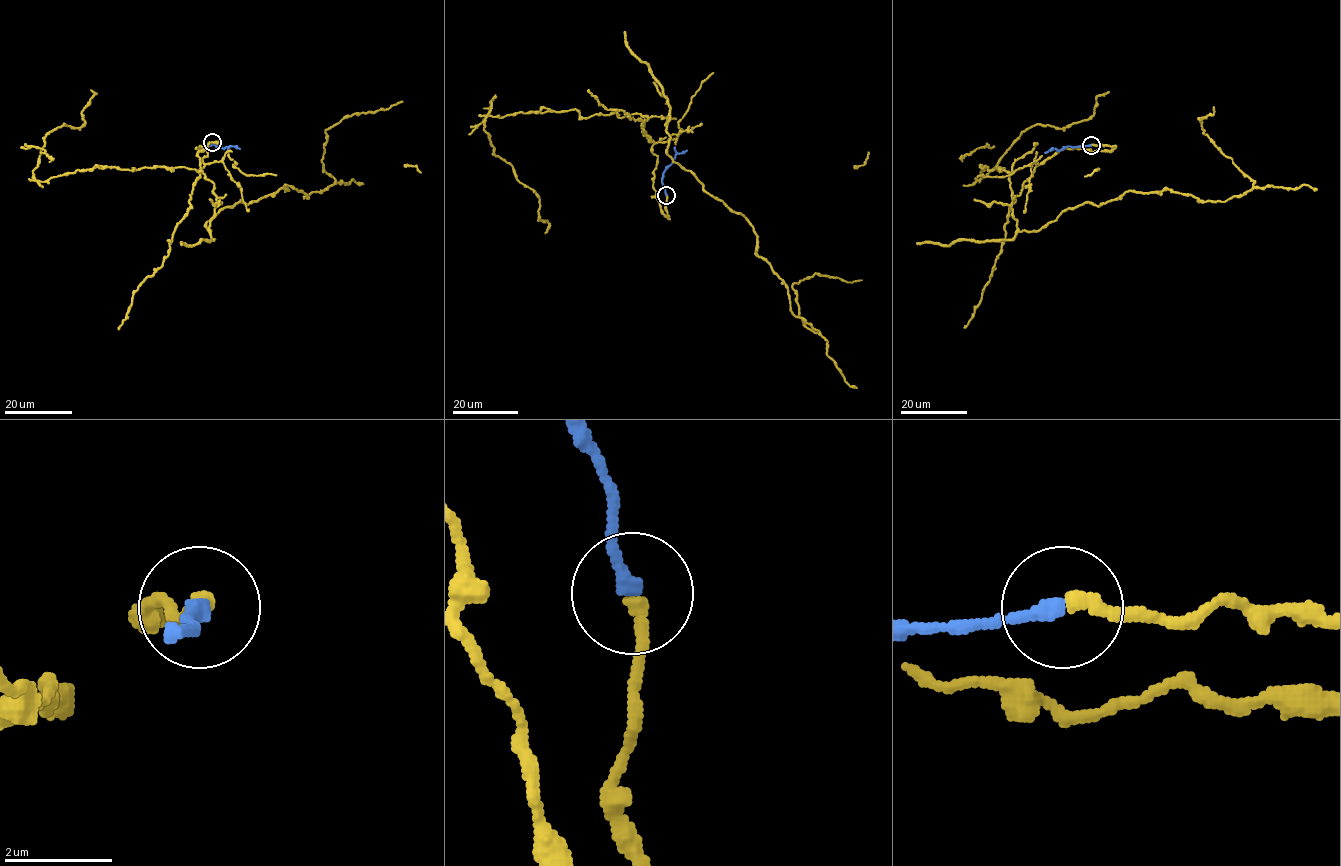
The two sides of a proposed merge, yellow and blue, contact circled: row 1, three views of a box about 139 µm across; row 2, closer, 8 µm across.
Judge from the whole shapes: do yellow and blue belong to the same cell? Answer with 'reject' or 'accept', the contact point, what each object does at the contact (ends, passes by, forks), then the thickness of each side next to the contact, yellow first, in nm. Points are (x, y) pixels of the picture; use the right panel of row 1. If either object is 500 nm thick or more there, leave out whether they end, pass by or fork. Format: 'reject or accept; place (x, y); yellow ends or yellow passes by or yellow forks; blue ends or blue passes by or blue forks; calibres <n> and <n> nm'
accept; place (1091, 145); yellow ends; blue ends; calibres 280 and 280 nm

